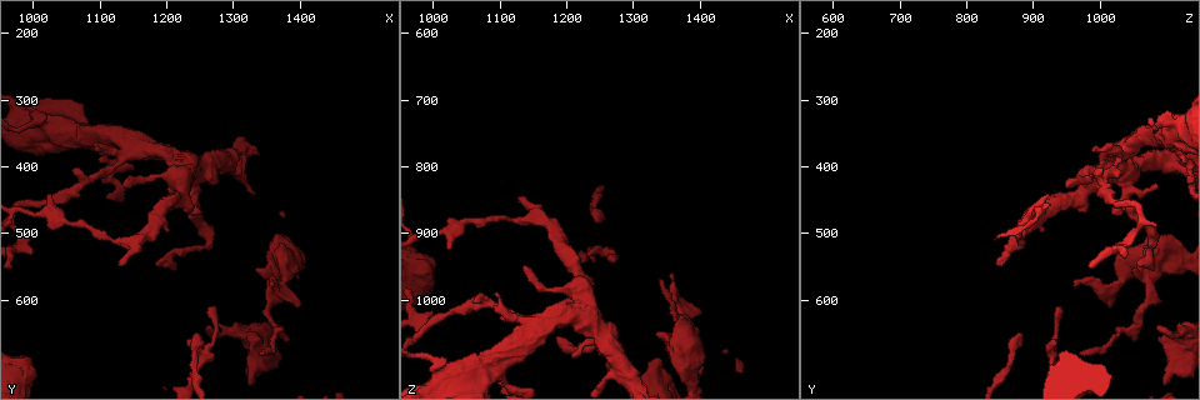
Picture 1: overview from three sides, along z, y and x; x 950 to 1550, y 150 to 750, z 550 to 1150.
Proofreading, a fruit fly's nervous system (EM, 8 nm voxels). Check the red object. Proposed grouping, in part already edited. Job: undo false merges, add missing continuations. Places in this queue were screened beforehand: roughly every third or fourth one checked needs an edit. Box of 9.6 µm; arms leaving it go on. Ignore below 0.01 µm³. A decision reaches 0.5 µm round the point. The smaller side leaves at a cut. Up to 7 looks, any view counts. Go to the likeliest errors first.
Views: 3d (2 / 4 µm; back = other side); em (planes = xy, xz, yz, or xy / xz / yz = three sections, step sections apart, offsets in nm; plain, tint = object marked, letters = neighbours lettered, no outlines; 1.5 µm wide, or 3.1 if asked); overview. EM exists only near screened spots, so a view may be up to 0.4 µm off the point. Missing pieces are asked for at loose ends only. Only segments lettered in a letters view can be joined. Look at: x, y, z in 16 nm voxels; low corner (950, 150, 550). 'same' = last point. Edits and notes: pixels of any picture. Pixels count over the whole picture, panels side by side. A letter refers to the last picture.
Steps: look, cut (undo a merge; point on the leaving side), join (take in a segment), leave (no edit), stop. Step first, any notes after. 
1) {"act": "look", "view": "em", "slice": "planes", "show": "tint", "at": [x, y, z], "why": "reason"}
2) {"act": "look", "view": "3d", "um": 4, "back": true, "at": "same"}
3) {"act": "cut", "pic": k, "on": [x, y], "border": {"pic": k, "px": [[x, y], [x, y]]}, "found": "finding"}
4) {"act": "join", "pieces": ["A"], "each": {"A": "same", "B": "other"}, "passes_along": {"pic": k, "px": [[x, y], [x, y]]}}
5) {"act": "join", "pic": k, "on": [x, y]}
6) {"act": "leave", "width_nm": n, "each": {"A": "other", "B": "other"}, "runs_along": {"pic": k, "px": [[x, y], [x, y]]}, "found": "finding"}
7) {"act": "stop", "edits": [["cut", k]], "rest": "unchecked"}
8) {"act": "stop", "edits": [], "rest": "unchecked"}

{"act": "look", "view": "3d", "um": 4, "at": [1230, 665, 940], "why": "free end"}

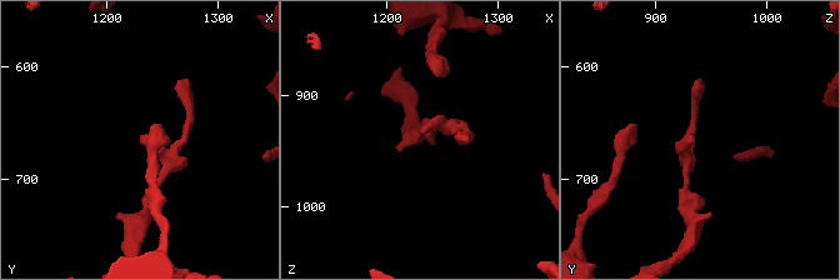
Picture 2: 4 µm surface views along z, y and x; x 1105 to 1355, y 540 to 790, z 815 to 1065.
{"act": "look", "view": "em", "slice": "planes", "show": "plain", "at": [1230, 664, 938]}

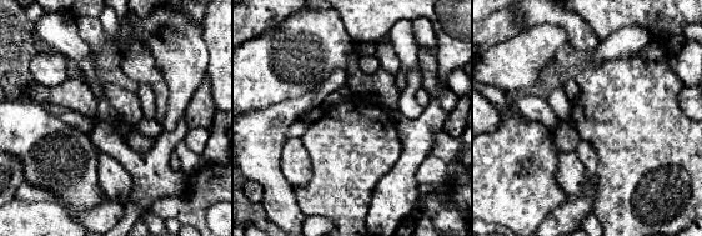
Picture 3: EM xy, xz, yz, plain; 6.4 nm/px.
{"act": "look", "view": "em", "slice": "planes", "show": "letters", "at": "same", "why": "what lies round it"}

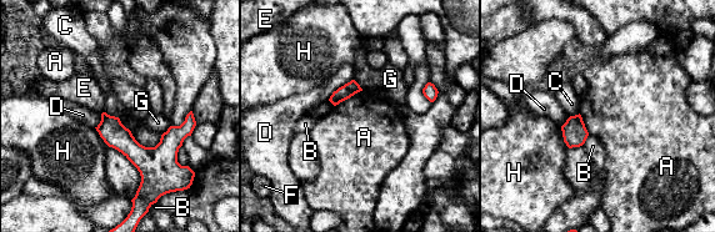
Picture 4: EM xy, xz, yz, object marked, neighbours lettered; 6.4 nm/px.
{"act": "leave", "each": {"A": "other", "B": "other", "C": "other", "D": "other", "E": "other", "F": "other", "G": "other", "H": "other"}, "border": {"pic": 4, "px": [[589, 135], [581, 145]]}, "found": "none of them fits"}

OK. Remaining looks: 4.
{"act": "look", "view": "em", "slice": "xz", "step": 4, "show": "letters", "at": [1335, 555, 1045], "why": "branch stops here"}

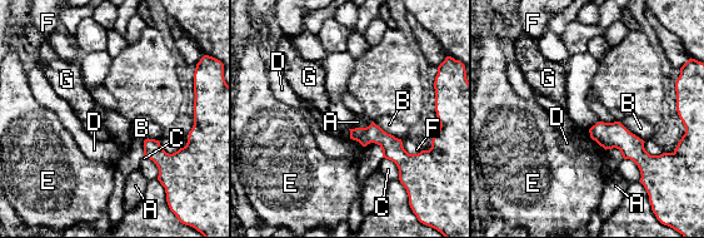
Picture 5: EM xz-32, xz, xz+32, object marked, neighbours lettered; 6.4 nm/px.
{"act": "leave", "width_nm": 110, "each": {"A": "other", "B": "other", "C": "other", "D": "other", "E": "other", "F": "other", "G": "other"}, "border": {"pic": 5, "px": [[372, 122], [365, 127], [349, 129]]}, "found": "no lettered segment goes on from it"}

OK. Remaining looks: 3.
{"act": "look", "view": "em", "slice": "planes", "show": "letters", "at": [1025, 440, 920], "why": "branch stops here"}

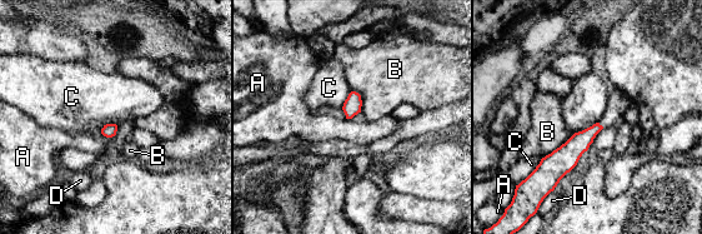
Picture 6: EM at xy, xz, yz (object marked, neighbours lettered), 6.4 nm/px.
{"act": "leave", "each": {"A": "other", "B": "other", "C": "other", "D": "other"}, "runs_along": {"pic": 6, "px": [[597, 127], [551, 169], [538, 170]]}, "found": "no lettered segment goes on from it"}

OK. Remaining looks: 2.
{"act": "stop", "edits": [], "rest": "unchecked"}

